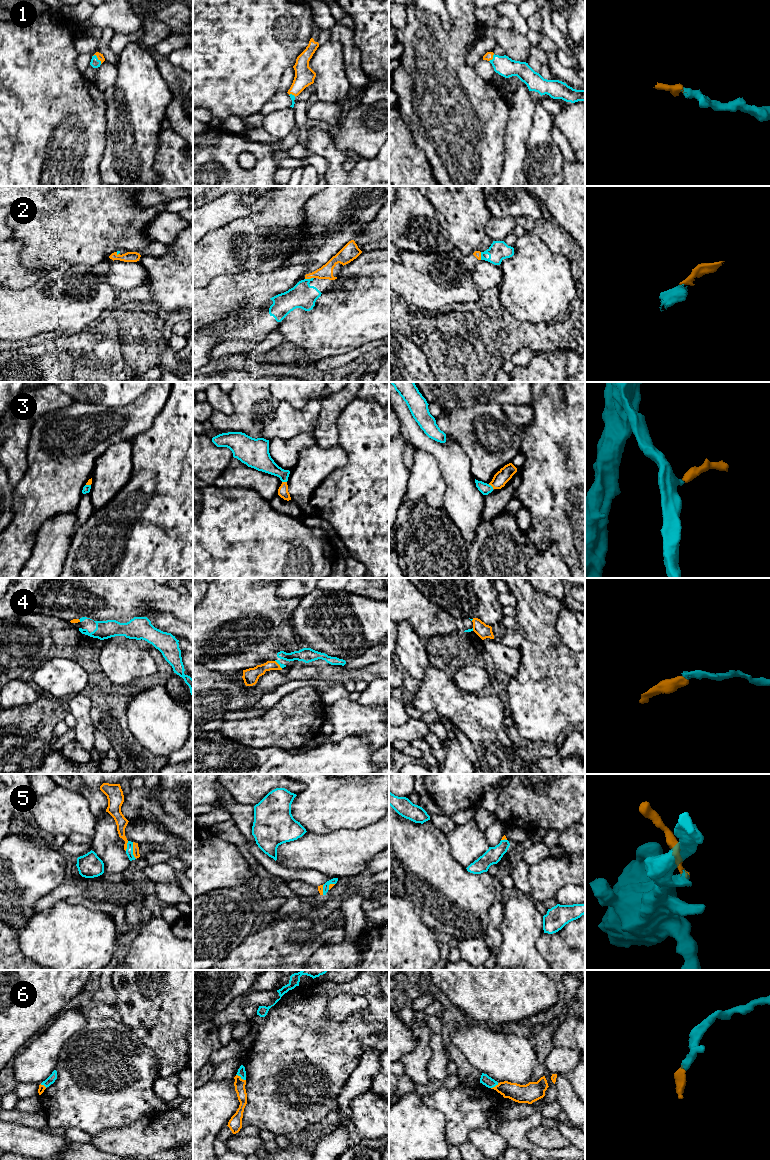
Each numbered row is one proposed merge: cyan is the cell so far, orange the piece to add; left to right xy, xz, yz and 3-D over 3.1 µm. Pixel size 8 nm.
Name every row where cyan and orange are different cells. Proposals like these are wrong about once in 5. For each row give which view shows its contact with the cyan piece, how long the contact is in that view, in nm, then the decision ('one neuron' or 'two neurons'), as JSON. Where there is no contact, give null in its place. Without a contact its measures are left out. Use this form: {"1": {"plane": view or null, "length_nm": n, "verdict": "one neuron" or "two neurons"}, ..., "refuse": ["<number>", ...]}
{"1": {"plane": "xy", "length_nm": 100, "verdict": "one neuron"}, "2": {"plane": "xz", "length_nm": 70, "verdict": "one neuron"}, "3": {"plane": "yz", "length_nm": 60, "verdict": "one neuron"}, "4": {"plane": "xz", "length_nm": 90, "verdict": "one neuron"}, "5": {"plane": "xy", "length_nm": 140, "verdict": "one neuron"}, "6": {"plane": "xz", "length_nm": 90, "verdict": "one neuron"}, "refuse": []}

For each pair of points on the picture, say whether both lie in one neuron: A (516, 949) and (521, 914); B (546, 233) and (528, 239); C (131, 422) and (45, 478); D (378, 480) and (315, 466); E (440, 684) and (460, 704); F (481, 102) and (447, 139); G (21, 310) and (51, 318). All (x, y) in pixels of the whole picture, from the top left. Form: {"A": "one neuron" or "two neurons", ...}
{"A": "one neuron", "B": "two neurons", "C": "one neuron", "D": "two neurons", "E": "one neuron", "F": "one neuron", "G": "one neuron"}

